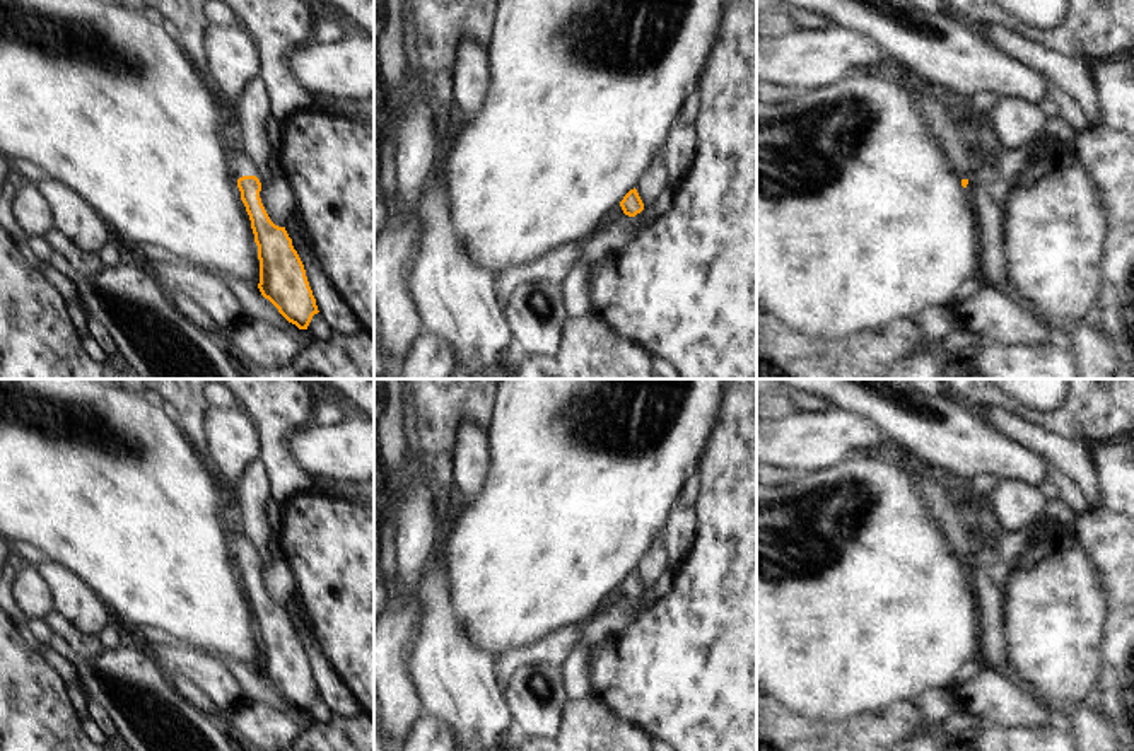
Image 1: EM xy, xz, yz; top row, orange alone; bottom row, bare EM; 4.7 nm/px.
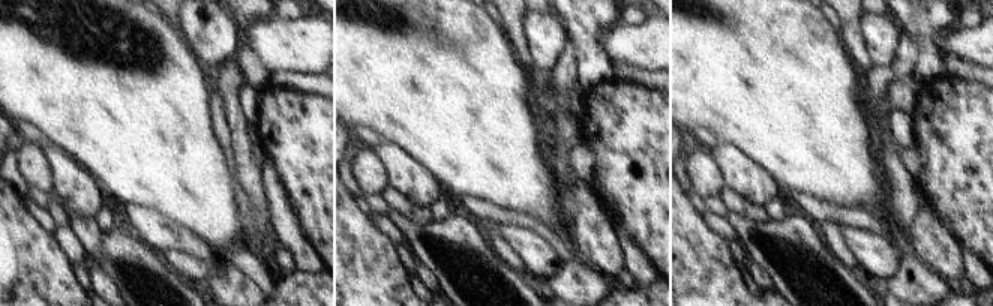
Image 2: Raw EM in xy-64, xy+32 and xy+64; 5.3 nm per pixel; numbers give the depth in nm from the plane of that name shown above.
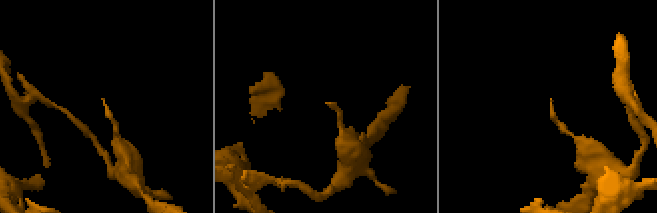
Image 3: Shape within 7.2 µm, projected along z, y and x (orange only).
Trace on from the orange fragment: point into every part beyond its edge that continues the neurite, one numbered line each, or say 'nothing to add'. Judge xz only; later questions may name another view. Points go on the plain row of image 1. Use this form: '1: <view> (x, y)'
nothing to add

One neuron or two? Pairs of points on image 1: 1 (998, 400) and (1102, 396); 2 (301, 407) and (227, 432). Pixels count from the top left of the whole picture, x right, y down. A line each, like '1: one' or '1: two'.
1: one
2: two

